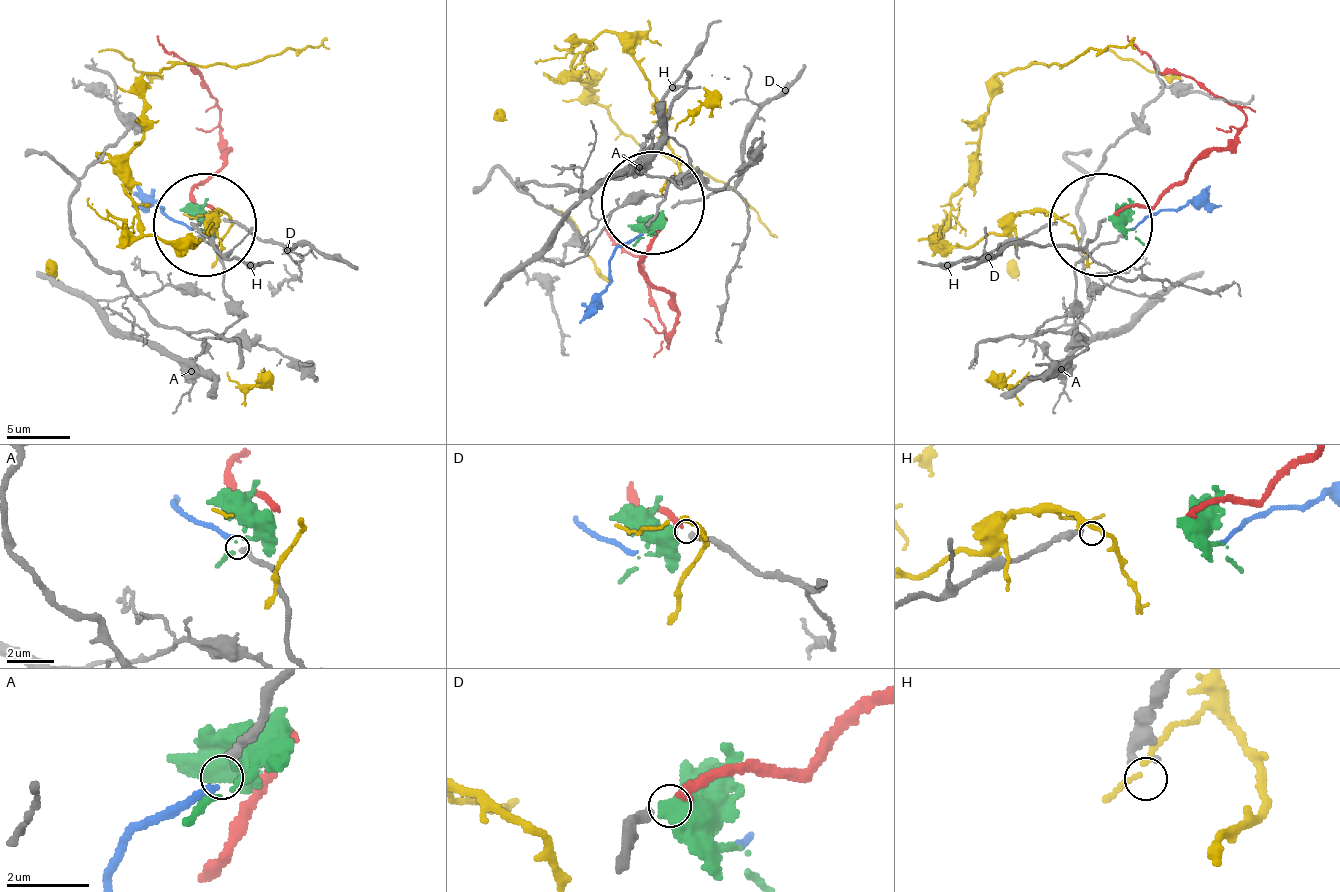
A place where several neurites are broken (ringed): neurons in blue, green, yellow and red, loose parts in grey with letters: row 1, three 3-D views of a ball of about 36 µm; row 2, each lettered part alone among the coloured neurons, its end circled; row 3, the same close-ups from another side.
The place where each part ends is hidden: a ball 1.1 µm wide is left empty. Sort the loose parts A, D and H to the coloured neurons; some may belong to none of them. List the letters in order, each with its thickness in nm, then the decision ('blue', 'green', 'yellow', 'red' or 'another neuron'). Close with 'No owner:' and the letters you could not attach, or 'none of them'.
A: 200 nm | blue
D: 240 nm | red
H: 170 nm | another neuron
No owner: H

